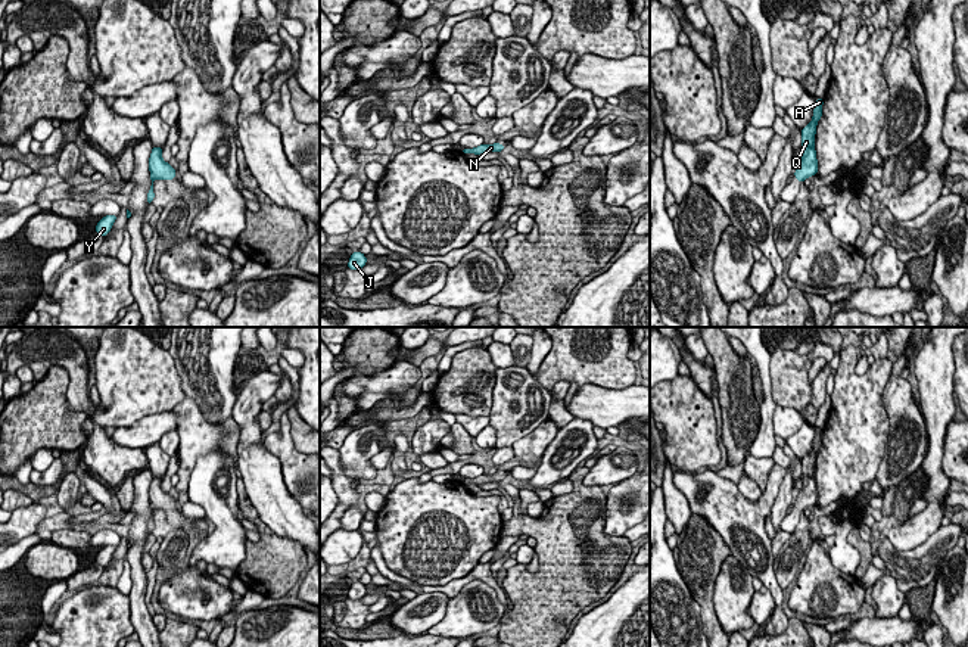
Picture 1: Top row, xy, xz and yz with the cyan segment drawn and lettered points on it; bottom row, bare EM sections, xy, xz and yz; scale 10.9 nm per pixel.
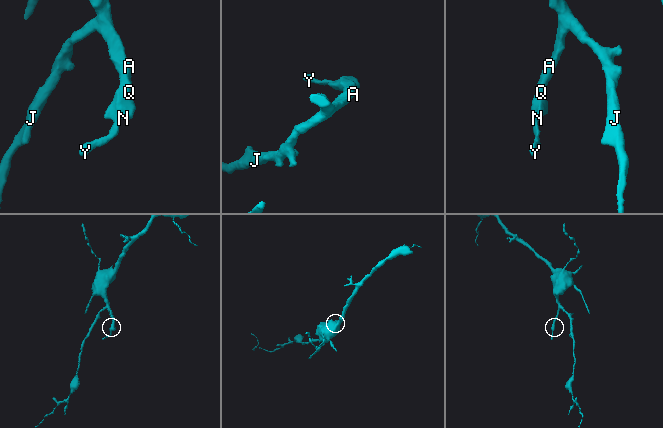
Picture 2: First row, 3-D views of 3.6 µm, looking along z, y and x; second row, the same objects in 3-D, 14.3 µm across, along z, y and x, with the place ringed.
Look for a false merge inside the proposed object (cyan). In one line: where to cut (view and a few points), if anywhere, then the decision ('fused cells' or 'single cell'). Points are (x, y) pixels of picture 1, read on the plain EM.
cut none; single cell

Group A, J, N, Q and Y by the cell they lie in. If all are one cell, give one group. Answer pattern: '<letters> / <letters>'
A J N Q Y

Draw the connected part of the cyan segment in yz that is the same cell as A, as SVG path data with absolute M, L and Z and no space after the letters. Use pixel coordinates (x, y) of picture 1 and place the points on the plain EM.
M816 427L812 451L802 458L802 489L796 498L794 507L802 513L818 504L818 489L815 480L815 464L818 451L822 447L824 429Z

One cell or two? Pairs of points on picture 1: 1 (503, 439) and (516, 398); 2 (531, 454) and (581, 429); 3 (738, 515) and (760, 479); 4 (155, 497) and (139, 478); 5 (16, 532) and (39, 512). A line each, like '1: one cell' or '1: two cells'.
1: one cell
2: two cells
3: two cells
4: two cells
5: one cell

